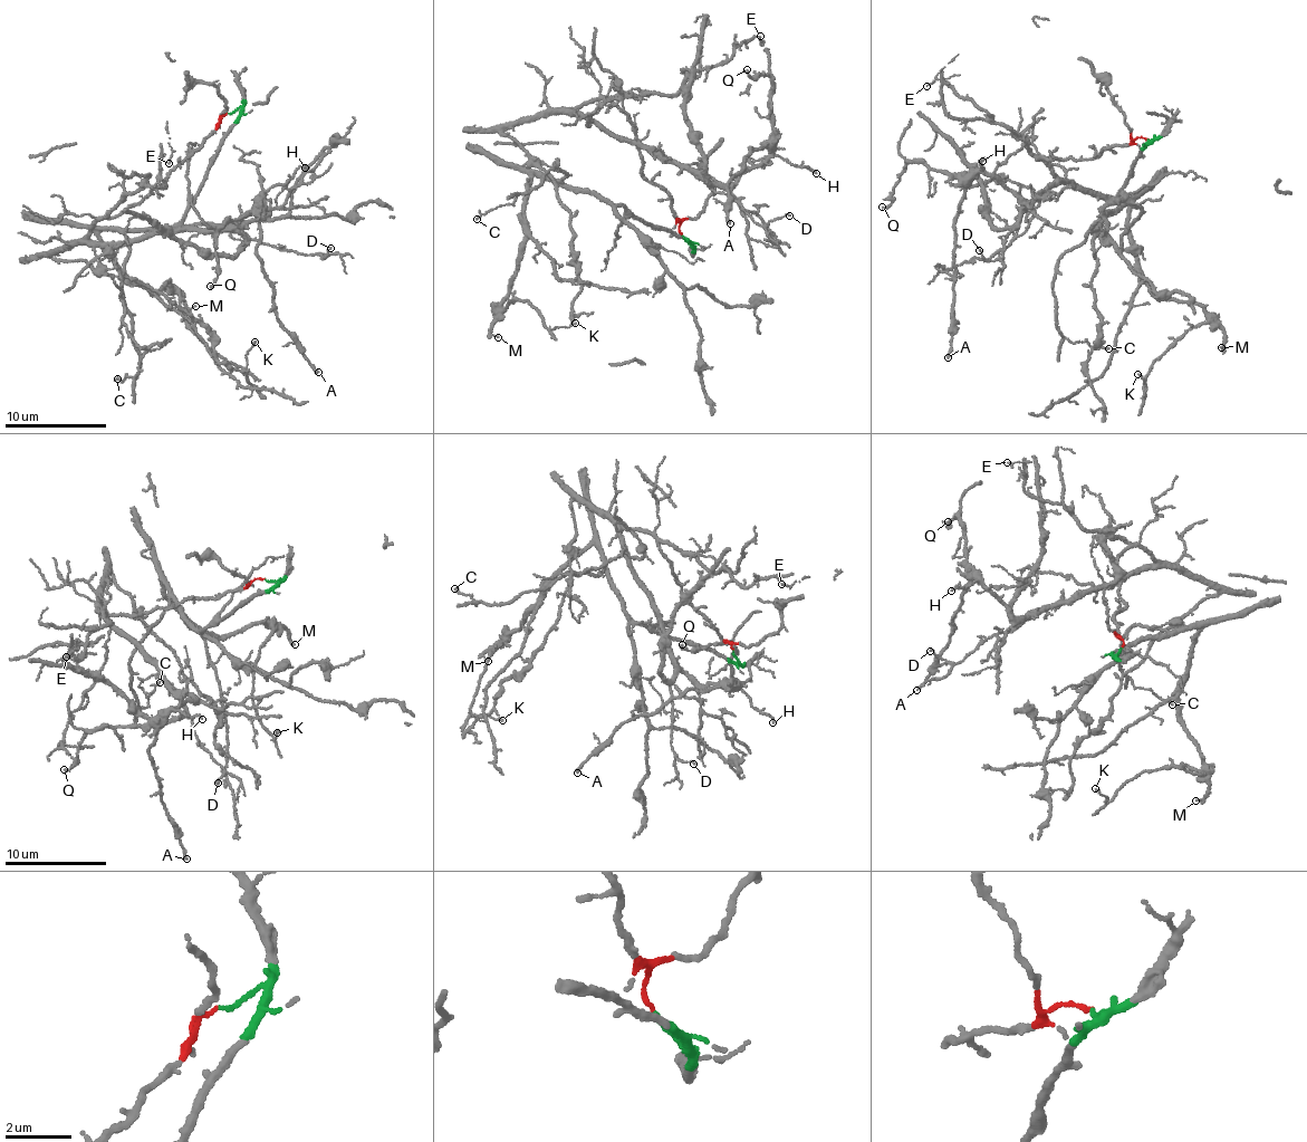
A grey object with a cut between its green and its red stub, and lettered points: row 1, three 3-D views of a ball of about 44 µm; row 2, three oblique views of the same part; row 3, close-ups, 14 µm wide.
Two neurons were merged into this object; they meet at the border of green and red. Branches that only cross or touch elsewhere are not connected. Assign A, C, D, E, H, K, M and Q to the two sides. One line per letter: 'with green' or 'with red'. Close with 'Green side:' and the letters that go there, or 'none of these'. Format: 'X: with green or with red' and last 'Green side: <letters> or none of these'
A: with red
C: with green
D: with red
E: with red
H: with red
K: with green
M: with green
Q: with red
Green side: C, K, M

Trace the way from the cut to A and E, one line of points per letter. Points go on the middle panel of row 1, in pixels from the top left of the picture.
A: (682, 234), (630, 116), (572, 111), (714, 183), (765, 147), (729, 178), (730, 223)
E: (682, 234), (668, 192), (643, 178), (635, 127), (613, 98), (673, 95), (760, 36)

